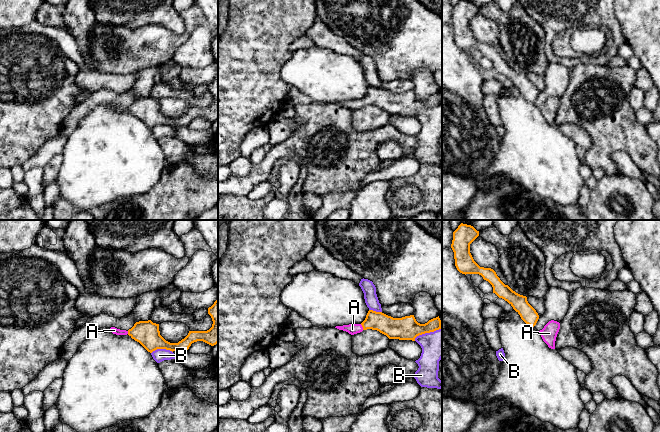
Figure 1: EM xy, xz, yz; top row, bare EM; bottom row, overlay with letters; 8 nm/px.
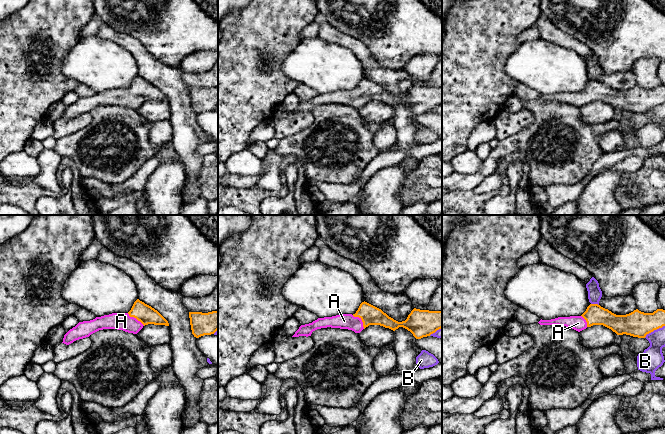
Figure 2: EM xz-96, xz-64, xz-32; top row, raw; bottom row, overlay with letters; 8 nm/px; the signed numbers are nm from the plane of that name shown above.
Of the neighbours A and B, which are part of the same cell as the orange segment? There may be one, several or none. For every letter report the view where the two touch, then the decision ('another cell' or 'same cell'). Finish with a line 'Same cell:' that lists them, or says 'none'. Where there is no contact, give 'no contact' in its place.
A: xz | same cell
B: xy | another cell
Same cell: A

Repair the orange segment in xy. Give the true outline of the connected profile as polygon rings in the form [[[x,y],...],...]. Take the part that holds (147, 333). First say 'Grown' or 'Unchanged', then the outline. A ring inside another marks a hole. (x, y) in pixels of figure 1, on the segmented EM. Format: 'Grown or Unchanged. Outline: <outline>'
Grown. Outline: [[[217,290],[217,300],[214,304],[208,308],[208,314],[211,316],[213,324],[212,327],[207,331],[189,331],[188,335],[179,341],[178,343],[170,343],[166,341],[159,331],[159,324],[153,323],[151,320],[148,321],[139,321],[134,324],[134,326],[126,330],[120,330],[115,327],[111,327],[110,331],[116,335],[129,335],[132,339],[139,342],[148,352],[152,353],[157,349],[166,349],[170,351],[187,351],[192,343],[197,341],[203,341],[211,346],[214,346],[218,343],[218,290]]]

